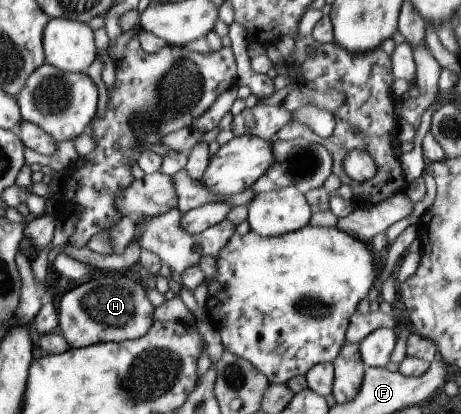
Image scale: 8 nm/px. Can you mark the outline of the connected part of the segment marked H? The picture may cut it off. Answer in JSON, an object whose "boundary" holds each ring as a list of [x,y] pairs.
{"boundary":[[[123,272],[113,273],[112,276],[102,276],[89,282],[76,285],[66,291],[58,304],[58,326],[62,336],[66,338],[70,348],[79,349],[98,343],[122,342],[144,336],[154,324],[154,310],[152,302],[146,296],[146,287],[141,282],[128,278]]]}

